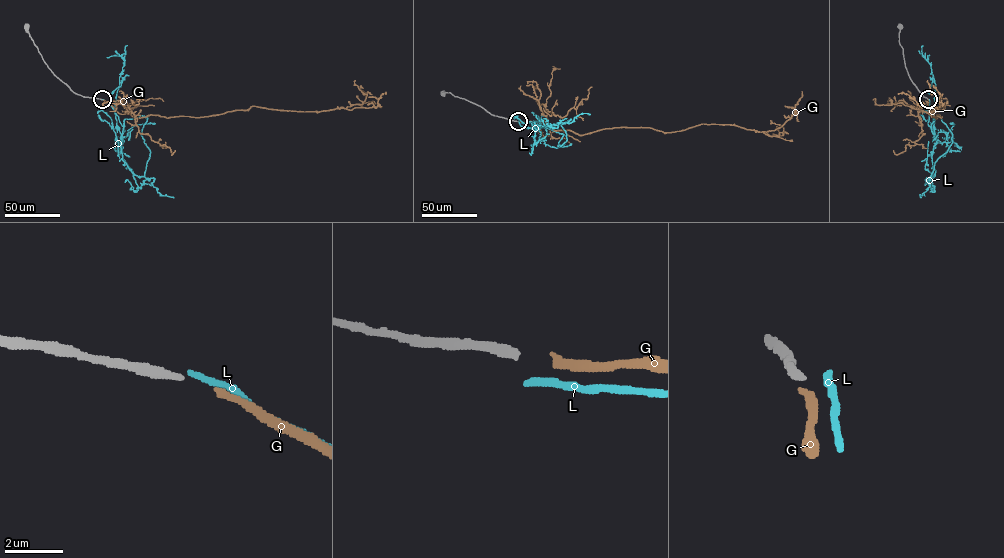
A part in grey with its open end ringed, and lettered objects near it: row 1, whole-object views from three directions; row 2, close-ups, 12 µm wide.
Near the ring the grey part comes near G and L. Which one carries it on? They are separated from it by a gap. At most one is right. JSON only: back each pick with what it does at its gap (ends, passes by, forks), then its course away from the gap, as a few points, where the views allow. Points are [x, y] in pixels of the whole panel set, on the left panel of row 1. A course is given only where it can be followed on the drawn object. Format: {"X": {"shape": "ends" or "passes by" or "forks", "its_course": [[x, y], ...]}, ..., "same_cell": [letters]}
{"G": {"shape": "ends", "its_course": [[103, 100], [119, 113], [136, 118], [197, 117], [255, 106], [301, 111], [375, 107], [385, 94]]}, "same_cell": ["G"]}

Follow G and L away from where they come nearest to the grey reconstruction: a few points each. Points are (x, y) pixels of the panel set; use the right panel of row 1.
G: (928, 100), (930, 114), (941, 117), (933, 116), (939, 106), (931, 111), (938, 108), (898, 94)
L: (929, 99), (928, 125), (940, 116), (952, 133), (952, 143), (935, 163), (931, 177), (925, 169), (928, 141)

